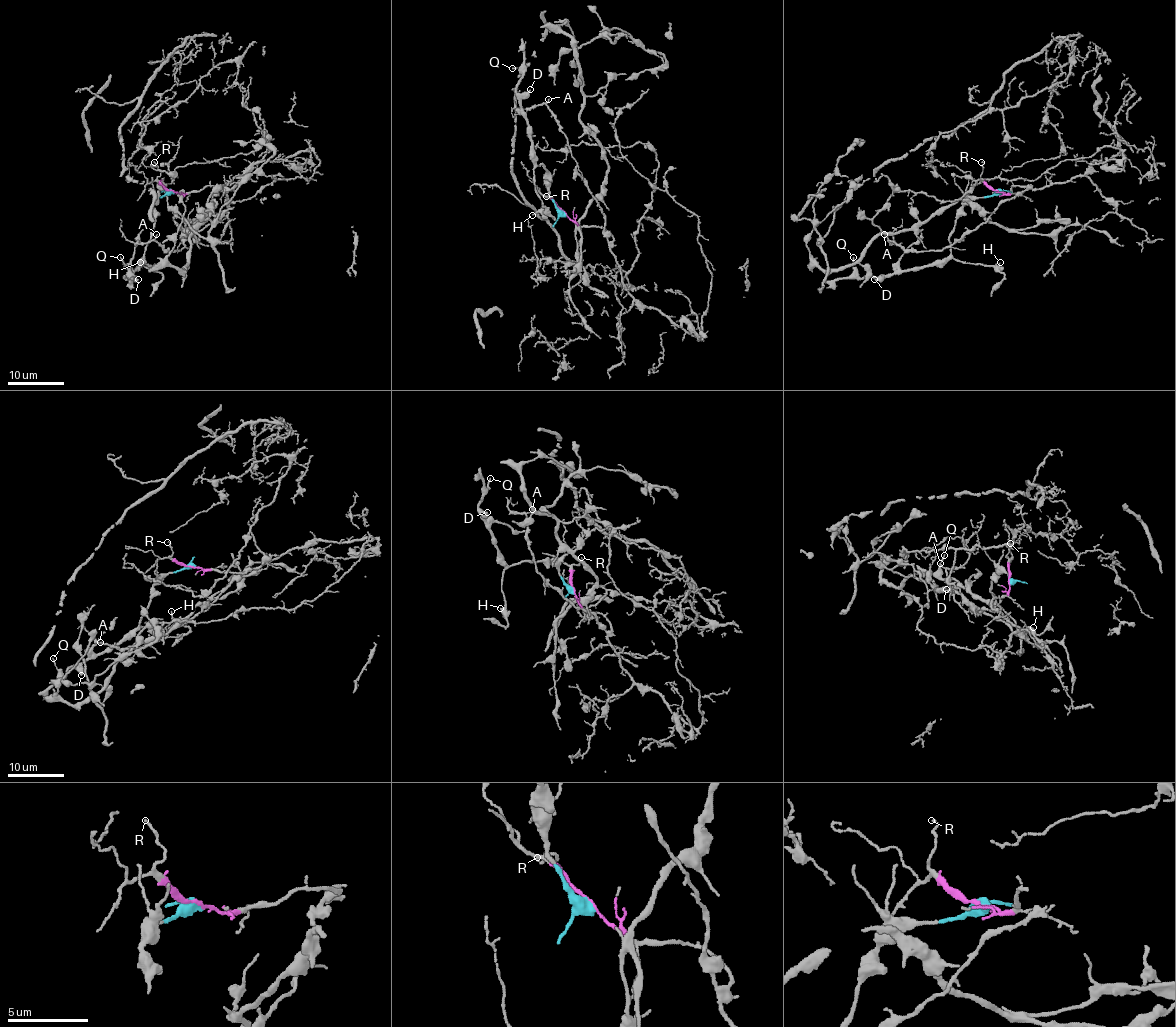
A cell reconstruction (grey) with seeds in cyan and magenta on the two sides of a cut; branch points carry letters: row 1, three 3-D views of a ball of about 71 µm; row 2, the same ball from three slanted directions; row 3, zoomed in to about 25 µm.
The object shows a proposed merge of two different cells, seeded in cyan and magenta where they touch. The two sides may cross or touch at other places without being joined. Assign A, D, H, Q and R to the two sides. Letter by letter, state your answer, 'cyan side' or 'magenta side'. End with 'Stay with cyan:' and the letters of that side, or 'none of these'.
A: magenta side
D: cyan side
H: cyan side
Q: cyan side
R: magenta side
Stay with cyan: D, H, Q

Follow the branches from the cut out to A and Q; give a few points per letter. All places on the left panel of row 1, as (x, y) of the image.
A: (171, 191), (182, 194), (221, 185), (212, 195), (210, 212), (179, 250), (167, 251), (154, 240), (157, 235)
Q: (171, 191), (157, 198), (153, 205), (153, 233), (137, 267), (124, 277), (130, 278), (130, 270), (120, 257)

